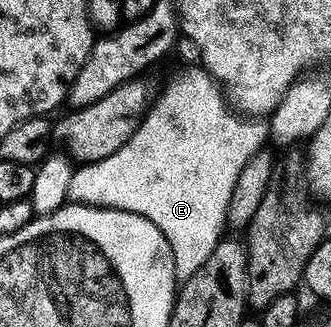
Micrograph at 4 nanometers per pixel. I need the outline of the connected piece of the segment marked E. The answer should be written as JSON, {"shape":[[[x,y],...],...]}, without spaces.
{"shape":[[[196,66],[183,68],[178,75],[170,77],[169,84],[162,91],[160,88],[159,94],[154,98],[152,107],[145,113],[145,120],[141,122],[139,129],[135,129],[135,133],[129,138],[127,145],[123,145],[123,149],[115,149],[115,153],[111,153],[111,157],[103,157],[103,161],[78,166],[74,170],[68,193],[68,198],[74,203],[85,203],[89,207],[110,207],[116,211],[130,211],[139,214],[140,217],[147,217],[147,221],[151,221],[151,225],[157,225],[166,235],[166,239],[171,245],[173,260],[177,266],[177,277],[181,281],[190,279],[195,273],[195,269],[199,269],[199,265],[203,265],[203,261],[207,261],[207,257],[211,257],[215,245],[221,242],[223,232],[226,230],[227,205],[231,201],[231,189],[235,189],[235,181],[239,178],[239,169],[243,169],[243,165],[247,165],[249,158],[255,152],[262,150],[269,139],[268,122],[257,117],[246,117],[234,110],[227,102],[217,80],[205,70],[204,66]]]}

